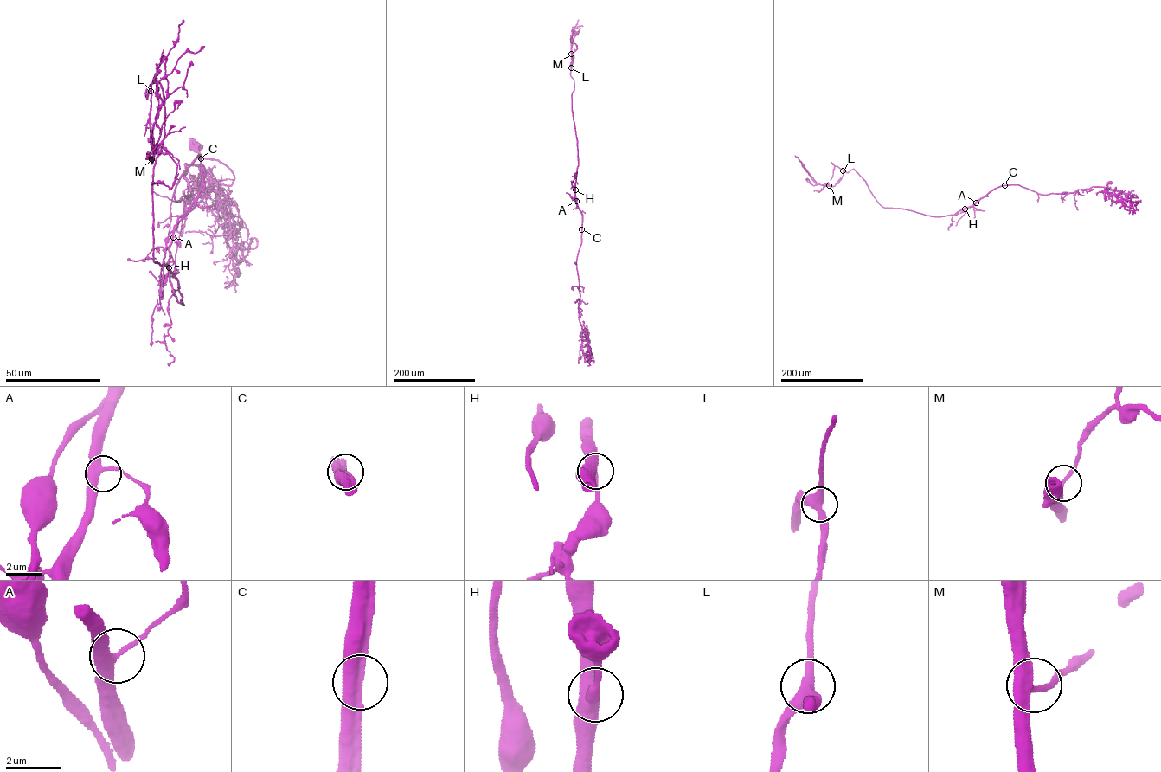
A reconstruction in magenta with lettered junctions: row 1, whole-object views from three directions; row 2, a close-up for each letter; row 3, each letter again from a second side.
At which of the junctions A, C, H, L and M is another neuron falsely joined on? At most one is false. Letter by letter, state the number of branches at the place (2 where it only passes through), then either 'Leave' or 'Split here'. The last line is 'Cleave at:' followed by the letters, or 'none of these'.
A: Branches: 3. Leave
C: Branches: 2. Split here
H: Branches: 2. Leave
L: Branches: 3. Leave
M: Branches: 2. Leave
Cleave at: C

